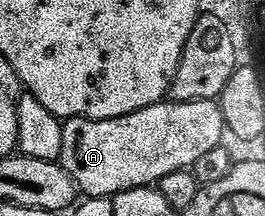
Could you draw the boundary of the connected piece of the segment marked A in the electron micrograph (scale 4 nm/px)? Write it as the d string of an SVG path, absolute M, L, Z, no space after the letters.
M165 100L114 120L67 119L59 163L70 172L81 195L113 199L124 190L155 187L170 172L195 167L197 160L222 145L224 138L226 127L219 101Z

